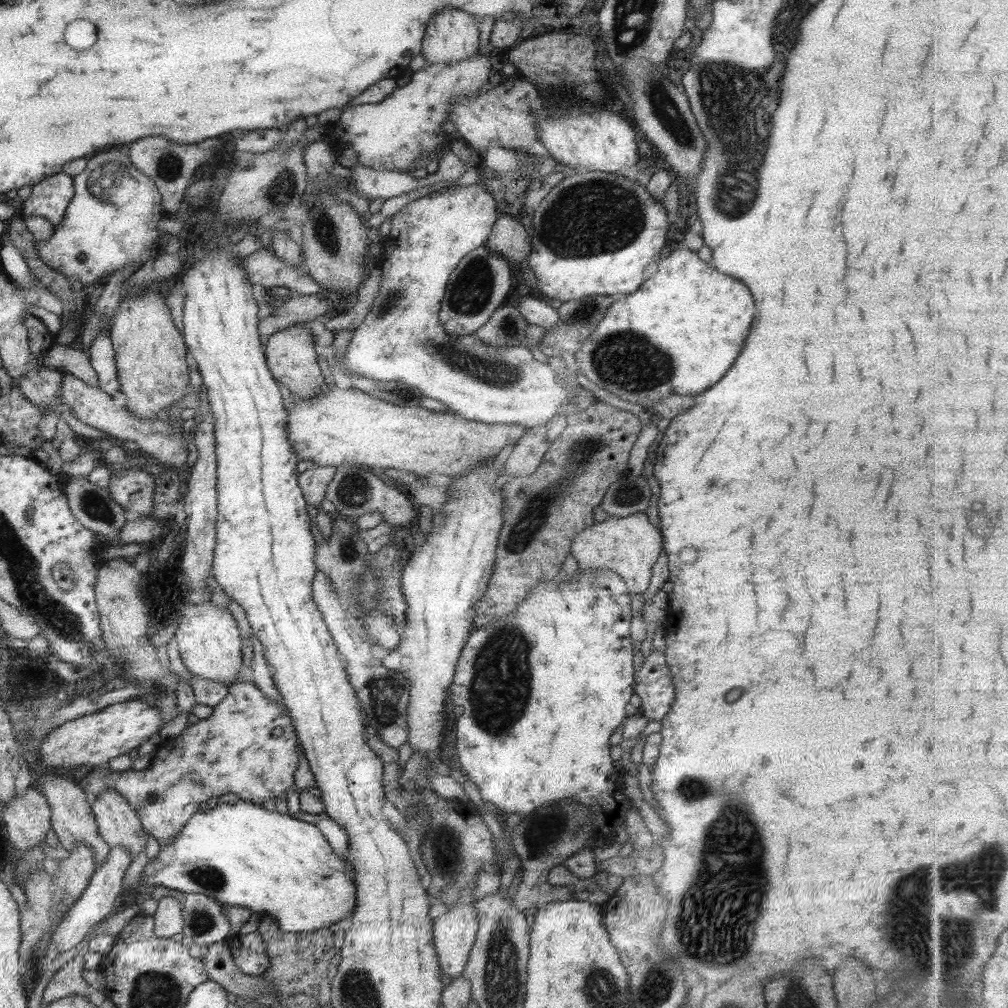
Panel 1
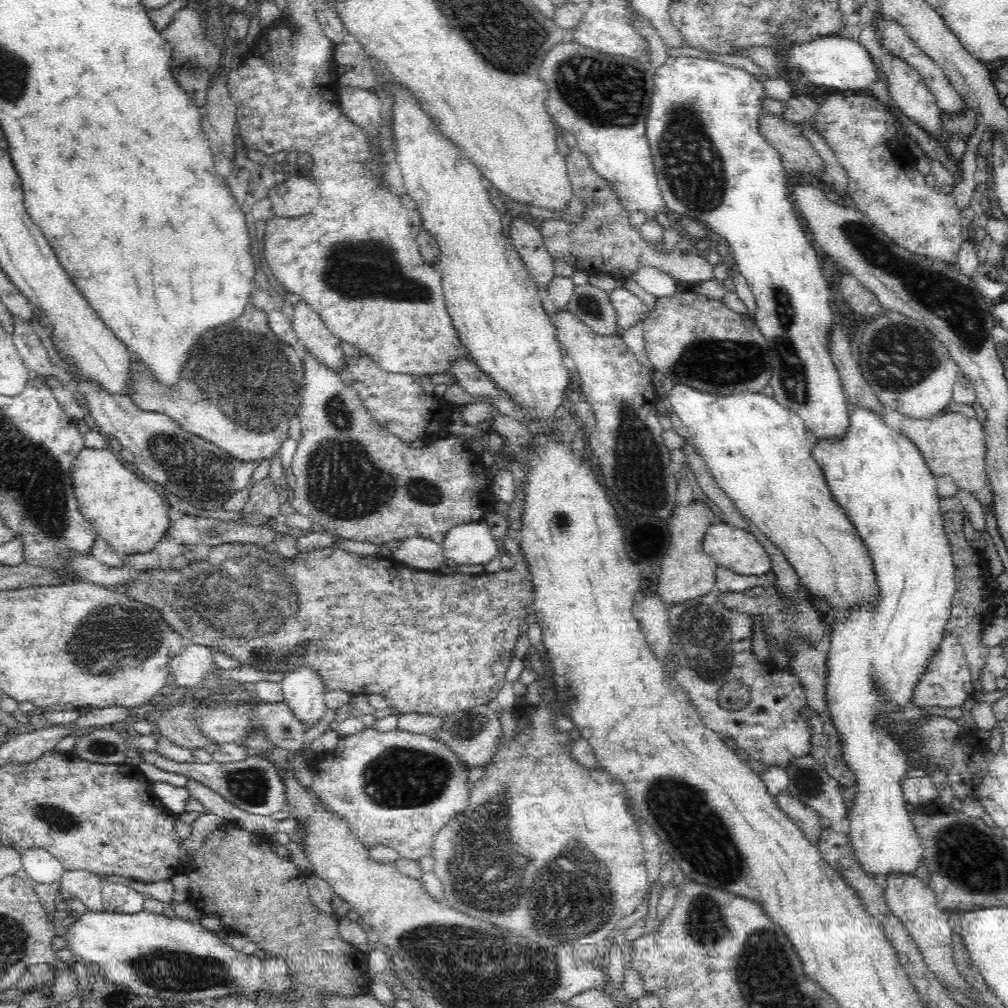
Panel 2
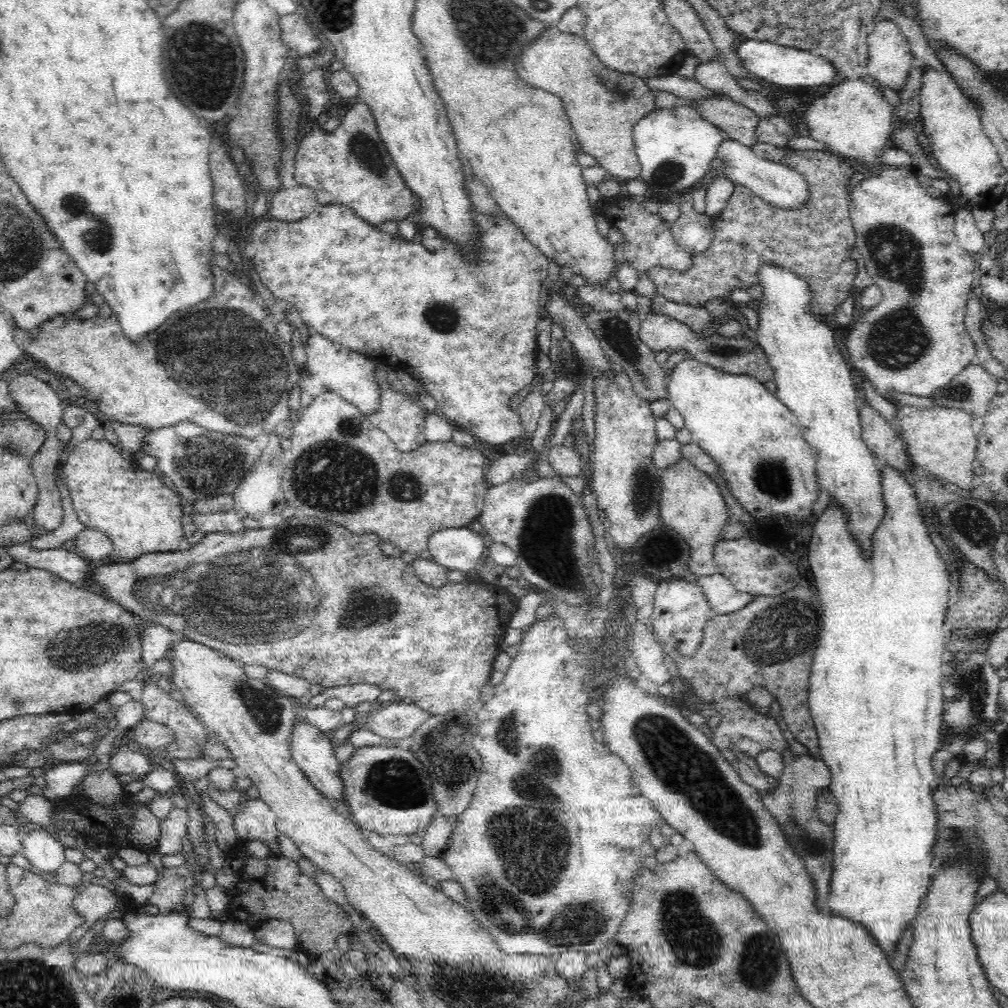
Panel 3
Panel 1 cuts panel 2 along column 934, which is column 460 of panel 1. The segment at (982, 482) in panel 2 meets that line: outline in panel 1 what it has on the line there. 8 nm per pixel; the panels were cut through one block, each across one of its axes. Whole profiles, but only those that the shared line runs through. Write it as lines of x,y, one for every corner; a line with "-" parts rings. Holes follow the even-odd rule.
322,387
322,393
308,400
293,397
293,407
286,418
286,433
289,444
297,460
307,459
319,466
339,467
339,464
357,464
366,467
394,468
400,475
416,474
426,477
428,474
445,474
451,478
462,476
472,468
496,456
507,446
515,444
527,429
515,424
483,424
474,420
461,418
453,412
428,411
422,407
400,407
376,398
369,398
354,388

